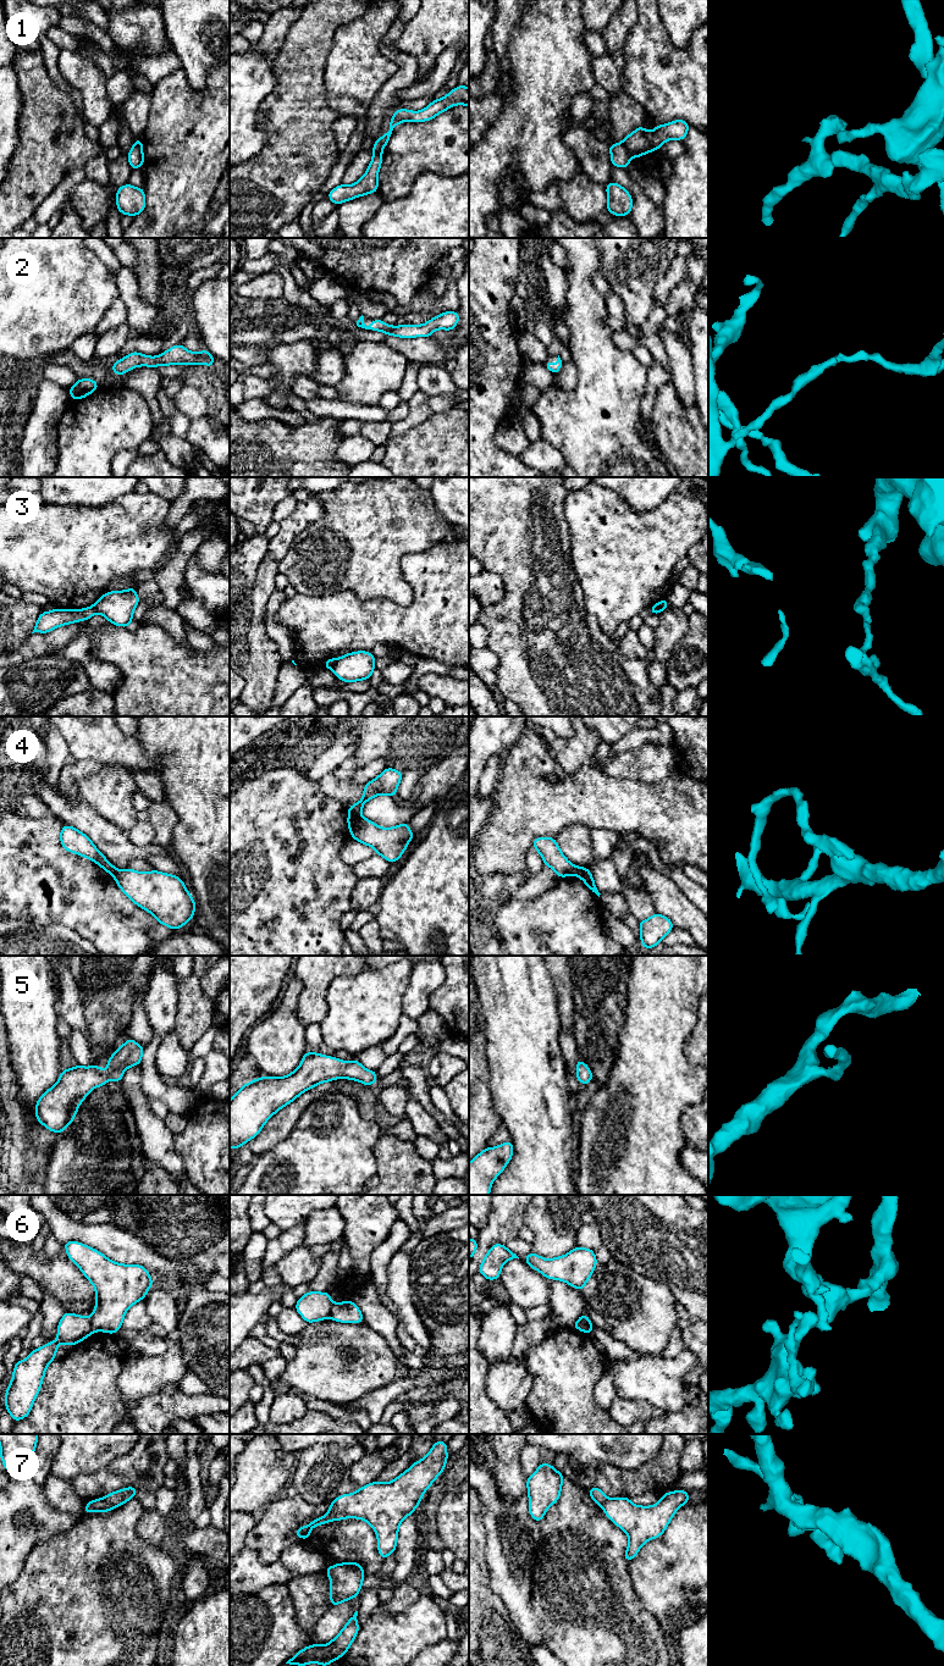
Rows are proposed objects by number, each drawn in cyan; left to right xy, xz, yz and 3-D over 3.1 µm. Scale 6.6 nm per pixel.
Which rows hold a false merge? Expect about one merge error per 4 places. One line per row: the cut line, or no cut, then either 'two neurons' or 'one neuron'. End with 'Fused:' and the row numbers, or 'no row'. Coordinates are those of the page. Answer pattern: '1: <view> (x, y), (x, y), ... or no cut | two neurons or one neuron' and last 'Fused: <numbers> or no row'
1: yz (620, 142), (631, 156) | two neurons
2: no cut | one neuron
3: xz (337, 659), (330, 668) | two neurons
4: xz (360, 817), (351, 831) | two neurons
5: no cut | one neuron
6: xz (335, 1304), (329, 1317) | two neurons
7: xz (342, 1564), (362, 1571) | two neurons
Fused: 1, 3, 4, 6, 7

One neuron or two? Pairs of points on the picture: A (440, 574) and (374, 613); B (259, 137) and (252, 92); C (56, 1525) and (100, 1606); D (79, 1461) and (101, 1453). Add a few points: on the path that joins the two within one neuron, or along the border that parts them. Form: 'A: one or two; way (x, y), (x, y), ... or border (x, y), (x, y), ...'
A: one; way (430, 592), (409, 613), (392, 613)
B: one; way (249, 126), (249, 103)
C: two; border (78, 1517), (65, 1533), (55, 1534), (36, 1546)
D: one; way (84, 1456), (88, 1453), (97, 1453)

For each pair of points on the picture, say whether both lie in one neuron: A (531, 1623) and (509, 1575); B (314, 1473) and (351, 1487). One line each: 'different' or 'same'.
A: same
B: same

